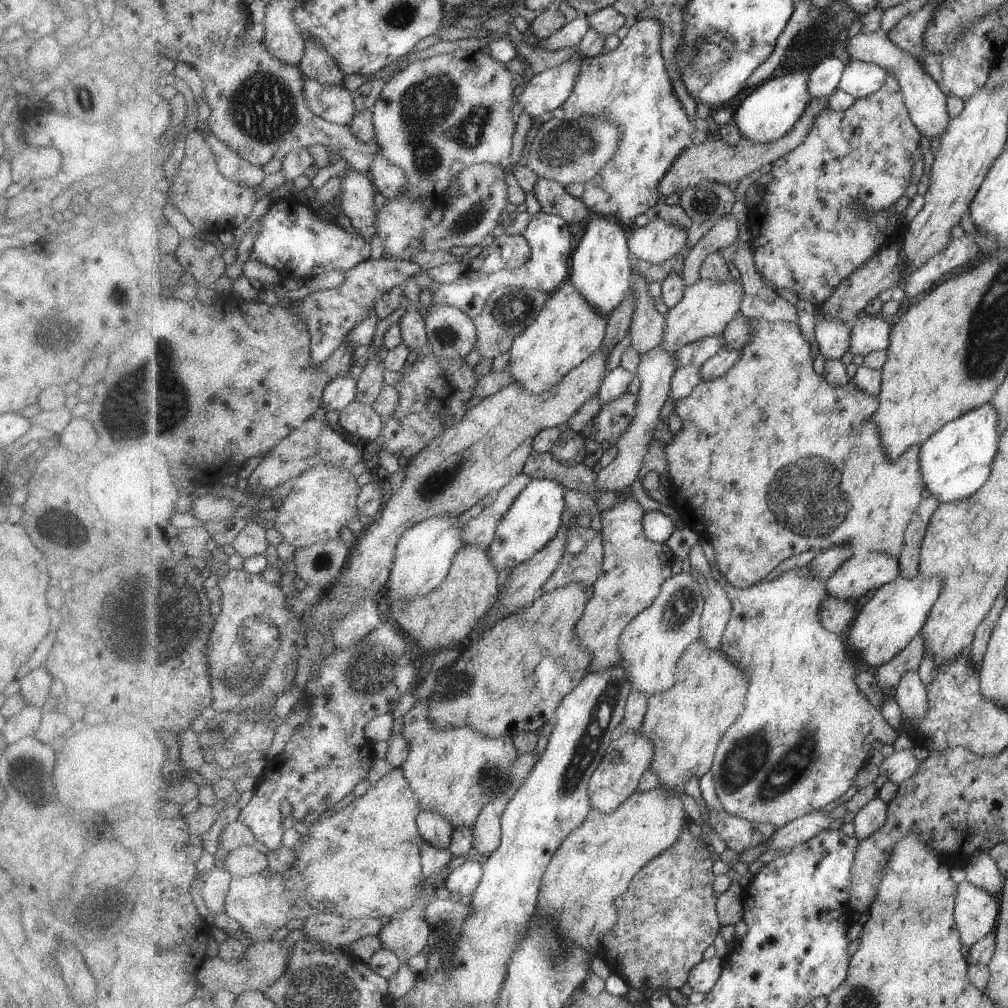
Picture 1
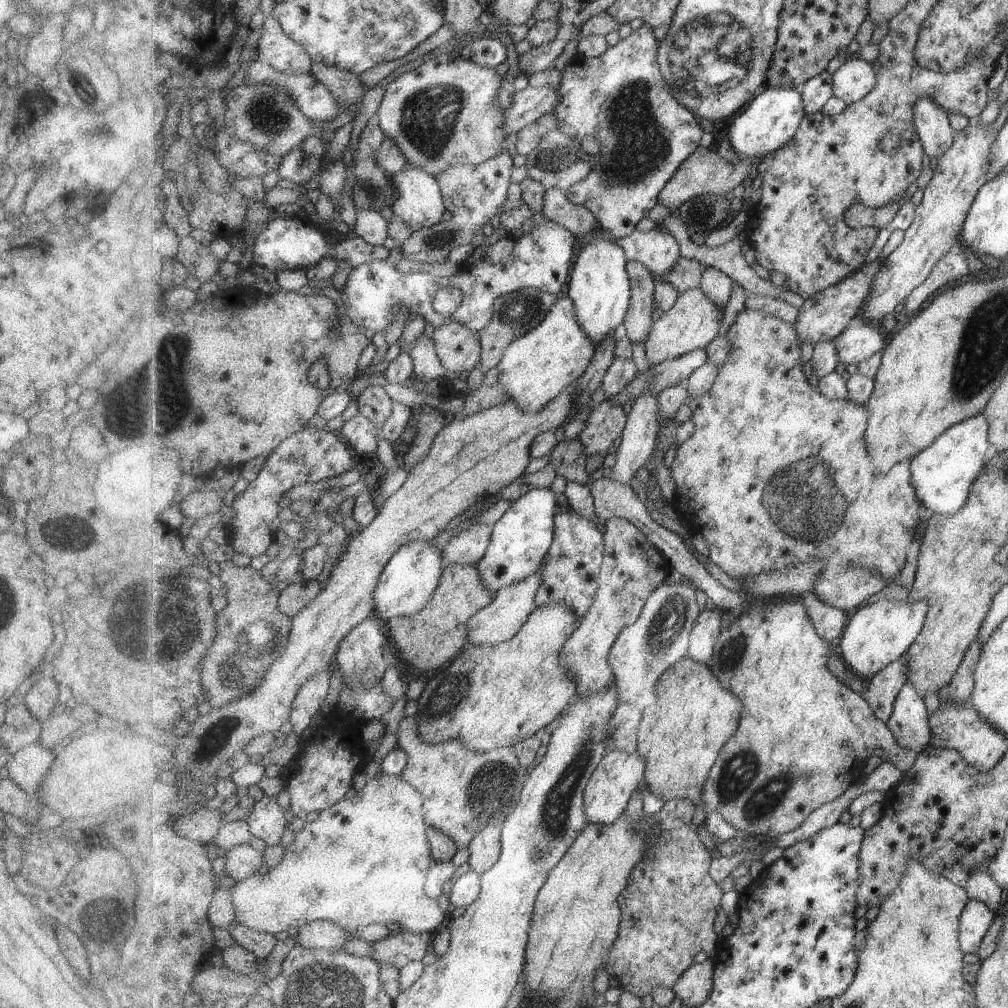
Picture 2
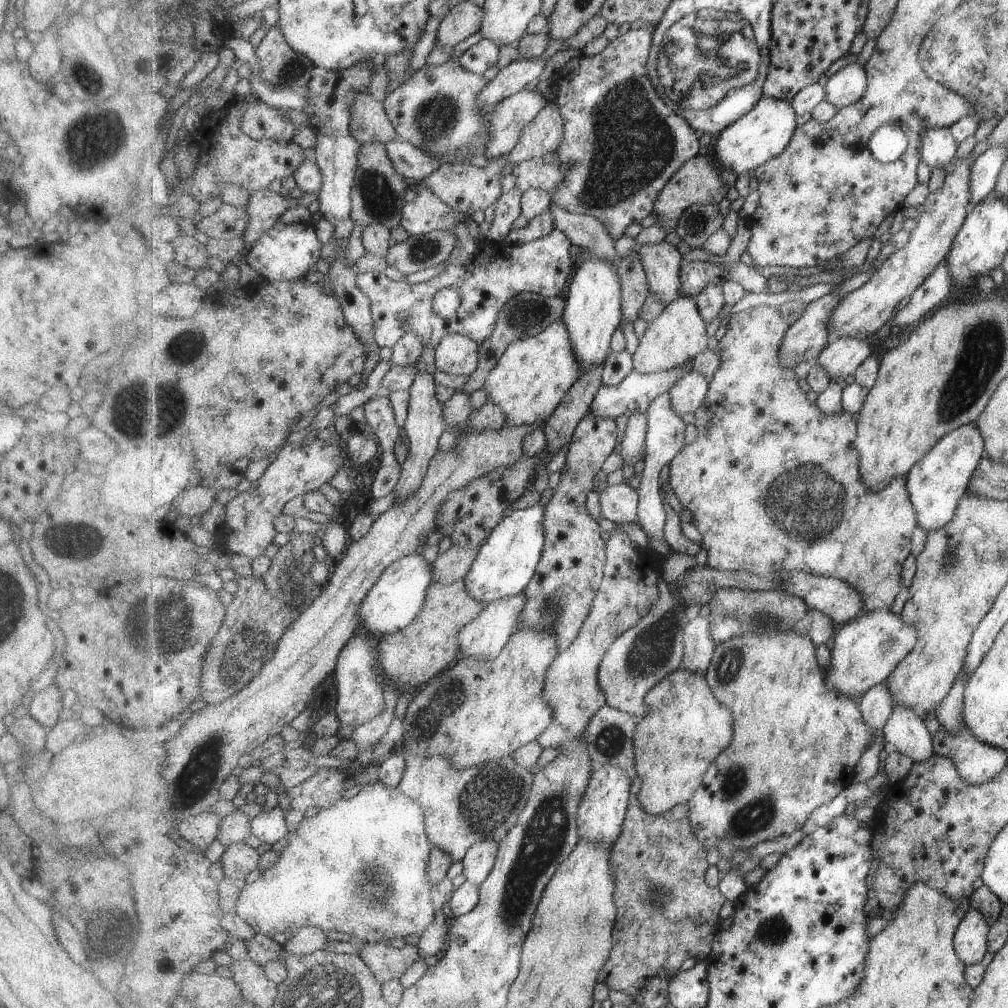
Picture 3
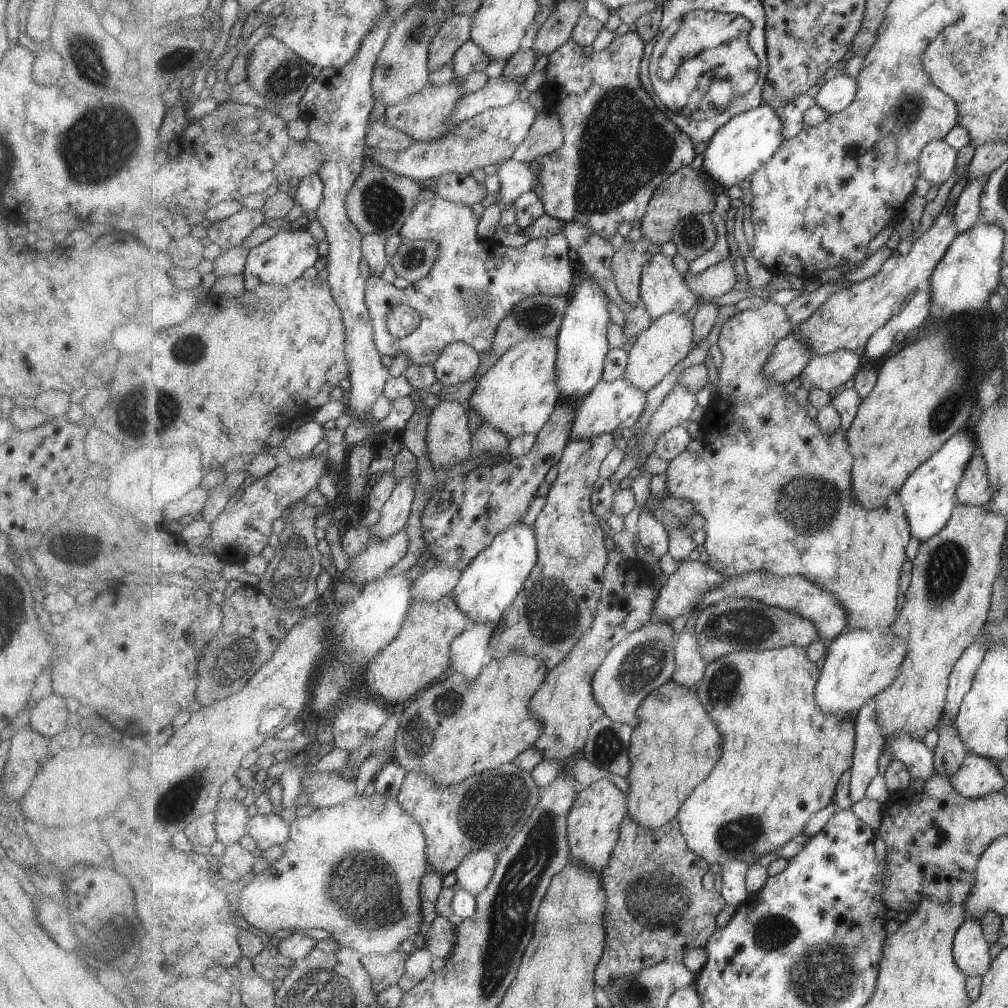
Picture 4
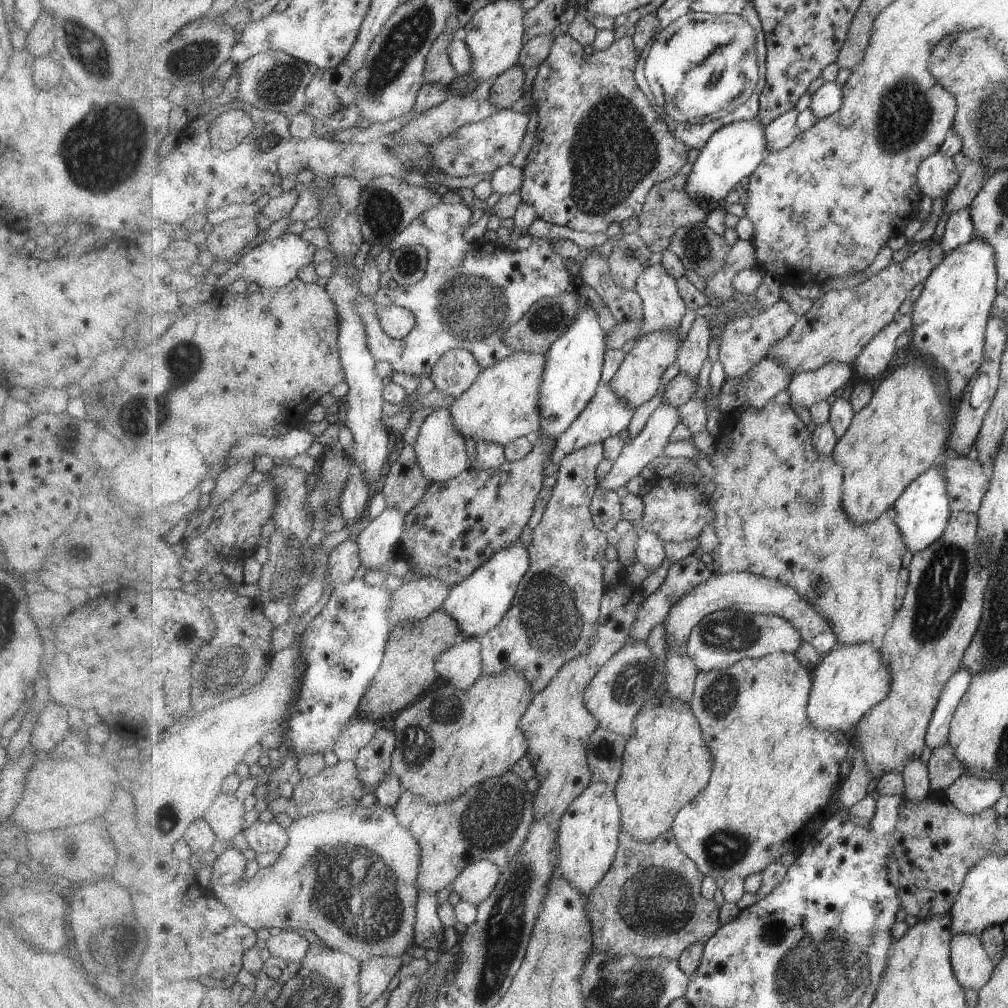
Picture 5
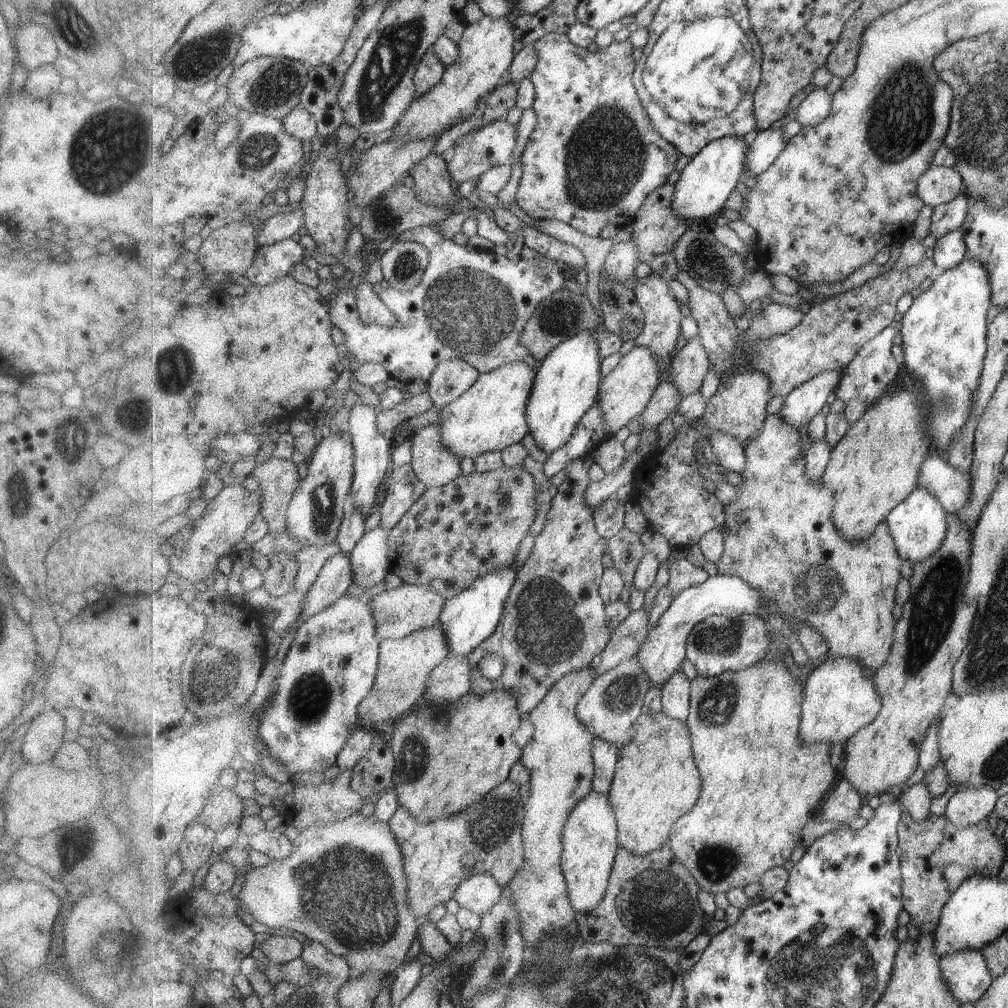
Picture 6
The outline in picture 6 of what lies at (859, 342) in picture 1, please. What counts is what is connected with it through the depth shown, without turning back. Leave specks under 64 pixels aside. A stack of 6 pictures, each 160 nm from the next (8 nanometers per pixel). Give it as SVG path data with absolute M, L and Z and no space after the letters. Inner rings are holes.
M825 371L808 383L802 384L783 400L779 415L793 428L808 426L827 404L827 398L836 392L841 382L841 371Z

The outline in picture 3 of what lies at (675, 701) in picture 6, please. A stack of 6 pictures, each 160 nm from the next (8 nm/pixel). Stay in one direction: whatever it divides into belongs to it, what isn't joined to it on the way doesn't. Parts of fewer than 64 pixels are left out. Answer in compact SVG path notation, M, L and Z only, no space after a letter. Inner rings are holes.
M695 617L684 628L685 654L681 669L704 675L711 666L716 644L708 617Z

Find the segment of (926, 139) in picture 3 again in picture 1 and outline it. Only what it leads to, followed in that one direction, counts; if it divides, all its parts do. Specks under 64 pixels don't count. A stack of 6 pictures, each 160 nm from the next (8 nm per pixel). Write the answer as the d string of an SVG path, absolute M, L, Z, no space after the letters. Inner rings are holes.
M879 29L874 33L866 33L862 37L849 40L846 52L849 54L851 60L881 65L898 78L912 121L920 129L922 136L925 136L929 140L933 140L933 138L940 140L947 132L952 121L949 118L949 112L947 112L948 96L937 84L934 77L924 69L924 65L919 62L917 57L914 57L901 47L895 46L889 38L888 33Z

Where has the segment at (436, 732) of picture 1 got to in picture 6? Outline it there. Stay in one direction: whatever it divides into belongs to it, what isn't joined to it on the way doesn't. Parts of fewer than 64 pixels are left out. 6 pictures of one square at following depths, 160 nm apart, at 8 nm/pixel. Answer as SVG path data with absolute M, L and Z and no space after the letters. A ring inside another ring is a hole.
M509 780L494 788L480 803L471 805L467 811L447 819L439 819L432 823L422 823L405 807L399 808L397 814L388 822L404 853L404 869L408 876L408 905L418 919L425 920L433 908L439 904L444 906L454 898L460 884L475 873L489 873L497 879L503 890L511 879L521 870L525 857L525 845L522 839L522 826L525 816L525 804L519 792L519 785ZM471 853L477 857L475 868L465 868L461 860Z

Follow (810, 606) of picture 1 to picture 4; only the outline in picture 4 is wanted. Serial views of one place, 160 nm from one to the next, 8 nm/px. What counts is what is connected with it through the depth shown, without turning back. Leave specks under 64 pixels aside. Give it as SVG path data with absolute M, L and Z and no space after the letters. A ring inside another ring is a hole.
M789 645L780 649L771 650L747 650L727 655L726 657L716 660L715 663L707 665L707 672L696 686L697 694L700 696L701 702L705 704L708 713L711 715L713 722L717 725L721 736L723 736L722 757L716 767L713 769L709 778L701 783L699 787L693 791L693 794L685 801L683 807L679 811L677 819L679 819L682 833L688 841L689 848L699 856L704 857L709 864L719 864L723 866L727 860L742 860L754 865L759 862L765 854L777 852L781 846L785 846L789 840L793 840L799 834L805 834L808 822L825 807L834 802L835 790L837 790L837 782L843 776L845 770L852 767L854 761L854 752L856 748L856 723L855 717L838 713L837 715L829 715L821 710L816 704L815 694L816 686L819 682L821 674L821 665L814 663L808 655L806 648Z

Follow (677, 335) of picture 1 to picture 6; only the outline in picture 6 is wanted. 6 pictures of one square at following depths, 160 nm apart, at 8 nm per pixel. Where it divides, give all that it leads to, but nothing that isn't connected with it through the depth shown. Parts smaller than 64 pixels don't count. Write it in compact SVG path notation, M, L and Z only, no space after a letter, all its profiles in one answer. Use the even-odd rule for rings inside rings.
M635 346L626 355L622 356L617 368L600 382L600 395L598 405L602 410L604 423L609 436L619 432L627 426L635 416L647 408L656 388L662 383L660 366L652 350Z

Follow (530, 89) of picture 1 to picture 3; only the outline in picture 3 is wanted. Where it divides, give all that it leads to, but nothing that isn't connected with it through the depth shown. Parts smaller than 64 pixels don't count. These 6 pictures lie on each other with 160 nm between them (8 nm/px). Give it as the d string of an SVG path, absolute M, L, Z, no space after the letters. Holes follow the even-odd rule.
M523 90L503 100L492 112L483 115L483 120L491 124L491 142L487 144L487 159L507 156L519 144L523 128L531 124L539 112L549 104L548 99L533 90Z

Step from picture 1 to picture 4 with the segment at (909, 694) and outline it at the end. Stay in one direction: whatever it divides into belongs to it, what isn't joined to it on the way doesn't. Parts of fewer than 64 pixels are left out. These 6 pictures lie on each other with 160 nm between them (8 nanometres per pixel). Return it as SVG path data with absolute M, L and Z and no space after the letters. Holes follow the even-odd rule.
M902 732L890 737L886 747L893 754L893 759L907 766L913 779L926 781L935 774L934 749L930 750L913 735Z

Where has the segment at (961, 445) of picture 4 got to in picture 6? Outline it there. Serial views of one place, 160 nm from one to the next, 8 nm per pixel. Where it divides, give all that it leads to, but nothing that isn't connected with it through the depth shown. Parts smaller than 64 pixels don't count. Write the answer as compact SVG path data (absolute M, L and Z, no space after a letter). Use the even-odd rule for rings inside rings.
M918 487L915 489L907 500L901 502L886 519L889 525L893 538L896 541L897 550L900 552L900 557L905 560L910 560L913 565L923 563L924 560L931 559L948 538L948 524L947 524L947 511L941 504L941 501L926 488Z

